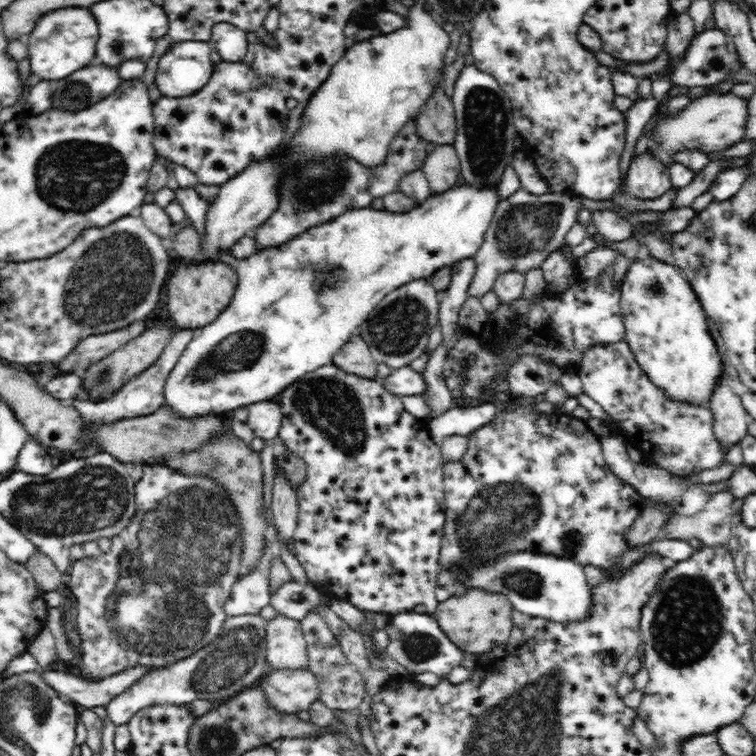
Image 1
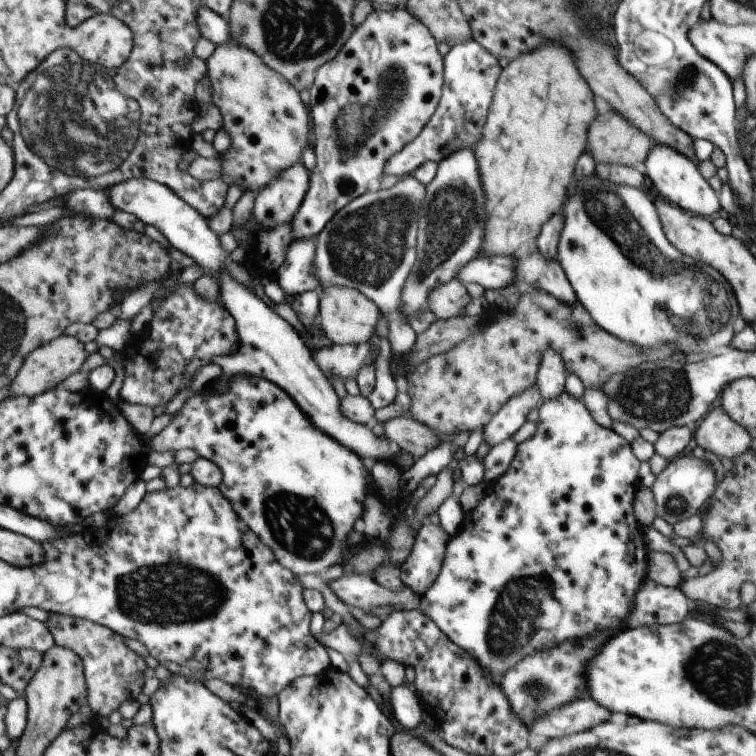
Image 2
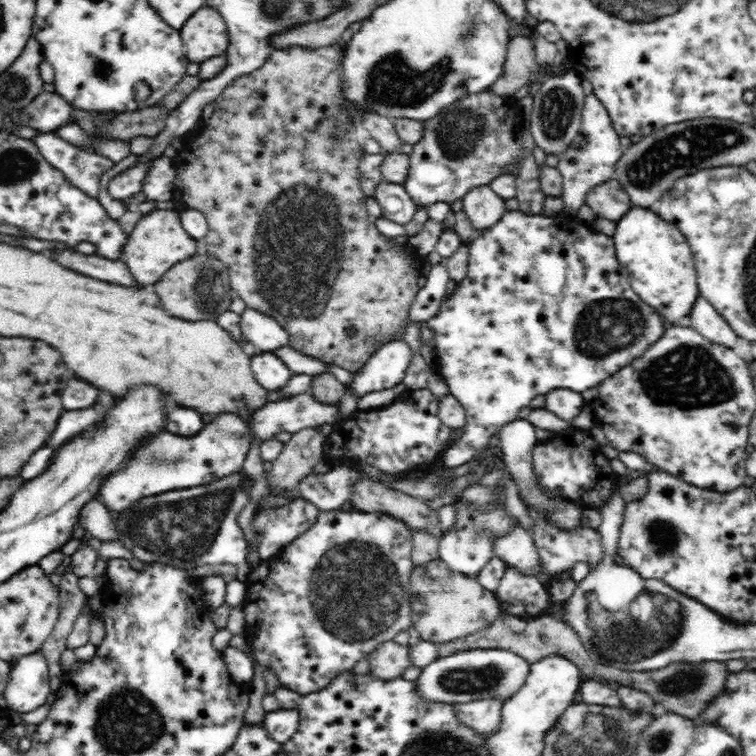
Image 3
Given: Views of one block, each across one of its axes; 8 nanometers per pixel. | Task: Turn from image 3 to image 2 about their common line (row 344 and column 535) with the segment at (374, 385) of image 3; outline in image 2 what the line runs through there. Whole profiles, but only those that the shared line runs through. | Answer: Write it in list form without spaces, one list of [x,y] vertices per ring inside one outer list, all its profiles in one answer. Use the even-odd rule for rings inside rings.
[[[534,383],[510,399],[482,428],[484,430],[483,440],[489,442],[491,448],[502,441],[509,443],[514,432],[527,421],[528,412],[540,404],[540,398],[542,399],[543,396],[539,391],[538,384]]]

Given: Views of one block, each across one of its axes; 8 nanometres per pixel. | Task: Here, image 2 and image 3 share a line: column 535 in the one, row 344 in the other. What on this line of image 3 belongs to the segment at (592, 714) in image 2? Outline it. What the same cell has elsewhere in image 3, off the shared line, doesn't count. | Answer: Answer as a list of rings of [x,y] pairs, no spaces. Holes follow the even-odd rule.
[[[696,298],[694,308],[690,312],[690,326],[696,328],[704,338],[716,344],[724,344],[734,350],[738,336],[730,328],[730,324],[716,312],[716,308],[706,298]]]

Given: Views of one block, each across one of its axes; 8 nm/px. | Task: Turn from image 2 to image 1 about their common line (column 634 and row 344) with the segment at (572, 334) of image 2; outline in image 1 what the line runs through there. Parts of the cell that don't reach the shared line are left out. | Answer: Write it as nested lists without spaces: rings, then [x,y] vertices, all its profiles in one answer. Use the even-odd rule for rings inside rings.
[[[354,336],[352,342],[346,344],[333,357],[333,363],[341,371],[352,373],[366,379],[375,378],[379,366],[372,359],[369,346],[360,336]]]

